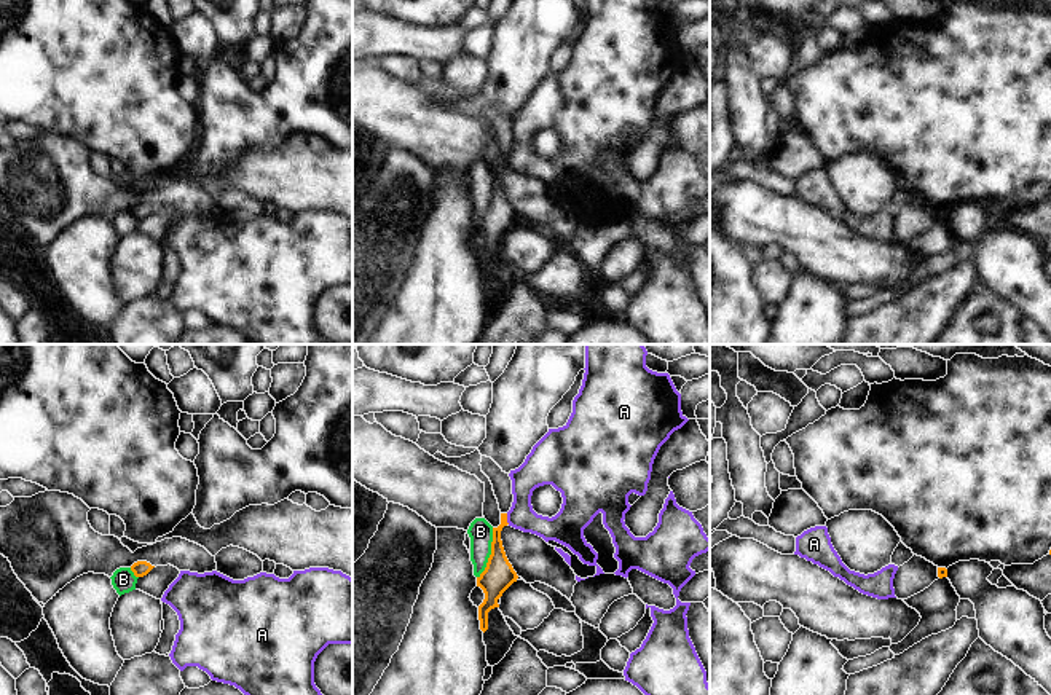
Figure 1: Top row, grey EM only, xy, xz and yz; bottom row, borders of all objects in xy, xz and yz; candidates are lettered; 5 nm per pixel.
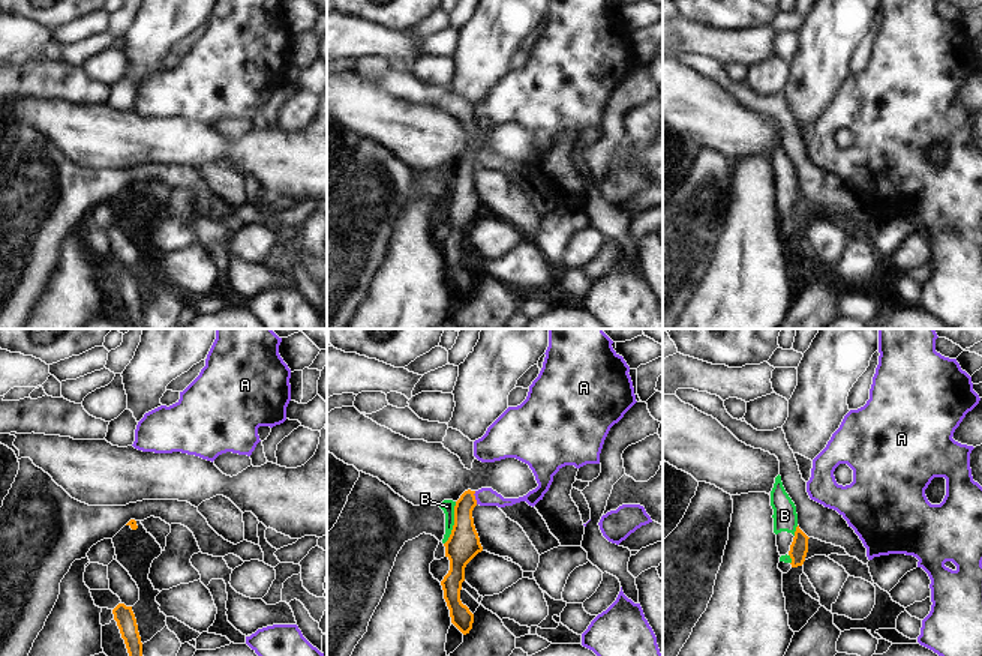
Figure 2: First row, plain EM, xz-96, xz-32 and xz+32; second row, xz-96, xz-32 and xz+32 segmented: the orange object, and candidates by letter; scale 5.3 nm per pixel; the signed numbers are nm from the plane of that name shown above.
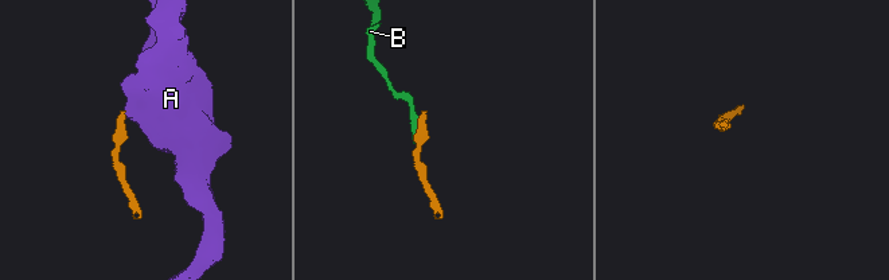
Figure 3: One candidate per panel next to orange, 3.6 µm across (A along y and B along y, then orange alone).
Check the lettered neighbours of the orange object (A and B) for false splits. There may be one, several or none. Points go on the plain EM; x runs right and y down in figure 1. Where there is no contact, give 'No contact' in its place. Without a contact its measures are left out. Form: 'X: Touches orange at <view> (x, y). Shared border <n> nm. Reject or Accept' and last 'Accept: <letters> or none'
A: Touches orange at xz (506, 161). Shared border 60 nm. Reject
B: Touches orange at xz (492, 196). Shared border 260 nm. Reject
Accept: none

